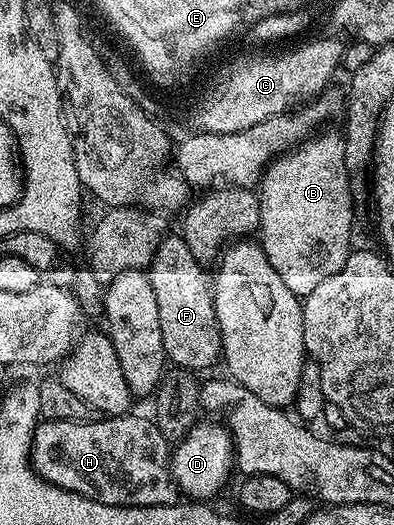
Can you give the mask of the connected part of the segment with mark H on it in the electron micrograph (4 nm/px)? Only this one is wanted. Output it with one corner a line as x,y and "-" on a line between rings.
150,416
103,417
86,421
40,420
31,444
31,464
41,479
53,483
70,493
93,499
113,507
153,507
173,505
181,494
171,478
169,442
163,437

